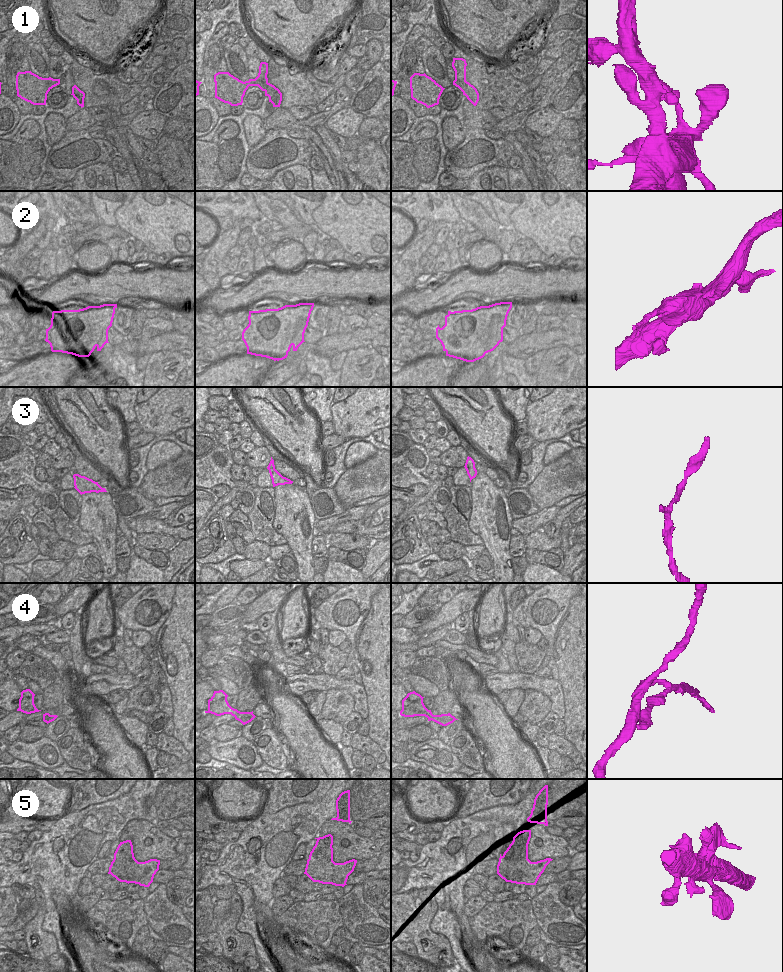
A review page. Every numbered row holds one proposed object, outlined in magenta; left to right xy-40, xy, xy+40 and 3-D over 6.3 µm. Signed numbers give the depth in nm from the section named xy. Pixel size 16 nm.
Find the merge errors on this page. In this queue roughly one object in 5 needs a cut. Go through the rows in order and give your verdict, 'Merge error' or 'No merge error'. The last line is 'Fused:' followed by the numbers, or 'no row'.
1: No merge error
2: Merge error
3: No merge error
4: Merge error
5: No merge error
Fused: 2, 4.

